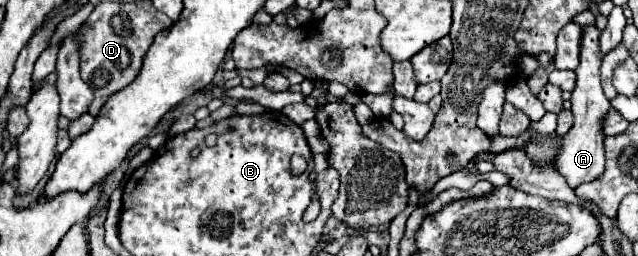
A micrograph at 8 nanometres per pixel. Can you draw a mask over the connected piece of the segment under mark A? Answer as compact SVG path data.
M584 25L582 27L582 49L580 49L580 65L576 67L576 89L572 91L572 113L574 113L574 125L564 135L562 151L556 157L556 171L564 175L568 185L574 189L580 183L594 181L604 171L604 131L602 131L602 117L606 117L606 111L610 109L610 99L606 99L602 85L600 85L600 63L602 63L602 51L598 49L600 29L596 25Z

